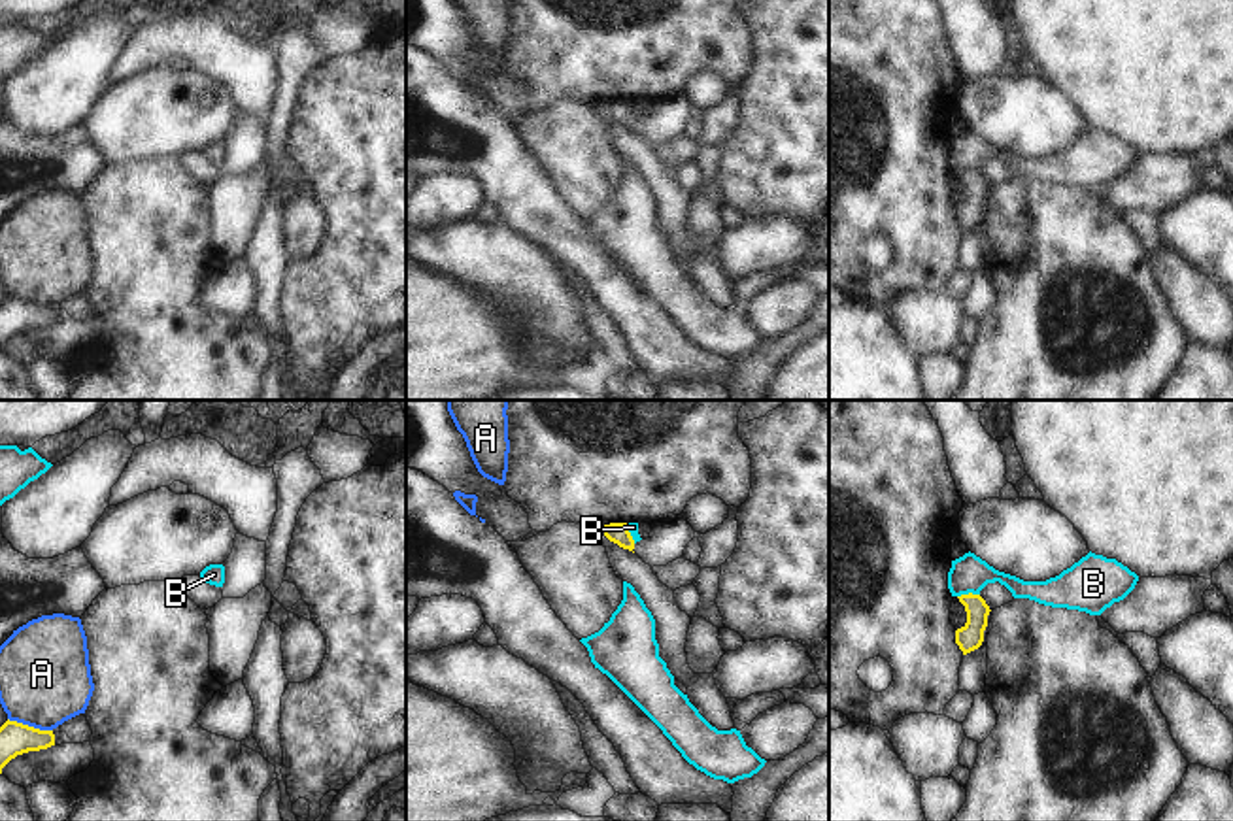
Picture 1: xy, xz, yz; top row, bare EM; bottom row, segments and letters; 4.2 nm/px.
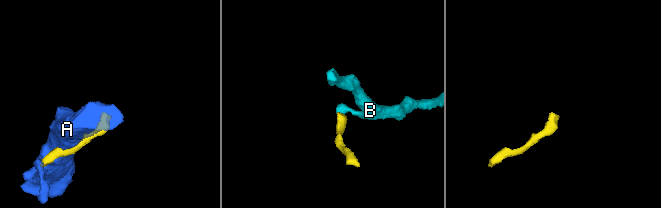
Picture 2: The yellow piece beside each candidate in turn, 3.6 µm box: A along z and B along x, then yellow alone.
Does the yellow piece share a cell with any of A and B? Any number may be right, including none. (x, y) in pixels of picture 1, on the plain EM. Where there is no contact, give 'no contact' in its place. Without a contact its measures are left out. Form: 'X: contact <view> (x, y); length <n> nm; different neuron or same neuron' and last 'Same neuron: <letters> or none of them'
A: contact xy (31, 304); length 200 nm; different neuron
B: contact yz (969, 170); length 100 nm; different neuron
Same neuron: none of them

